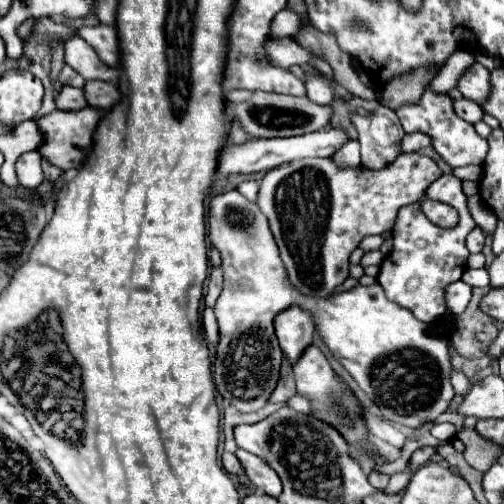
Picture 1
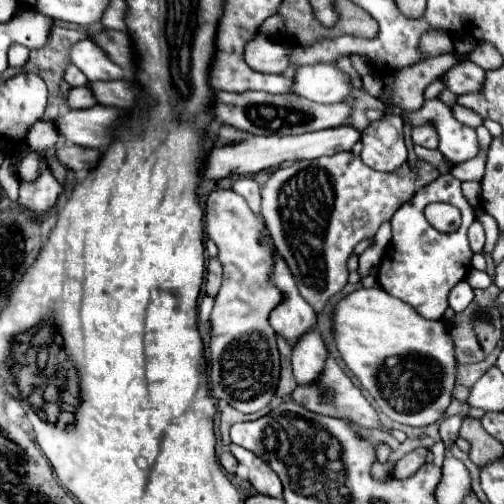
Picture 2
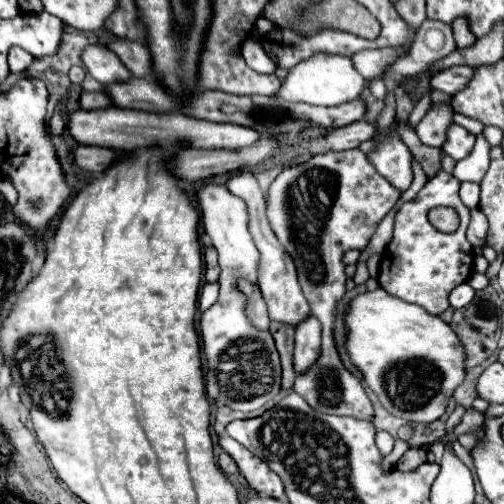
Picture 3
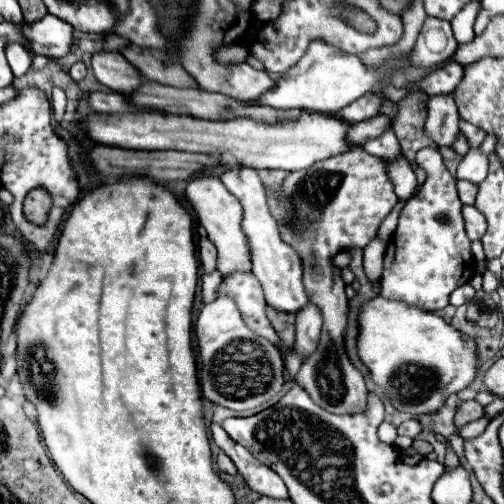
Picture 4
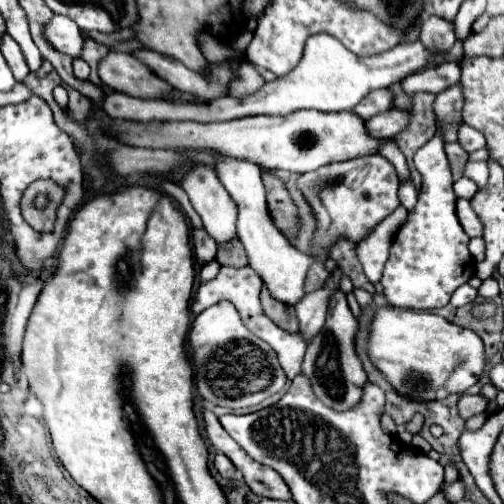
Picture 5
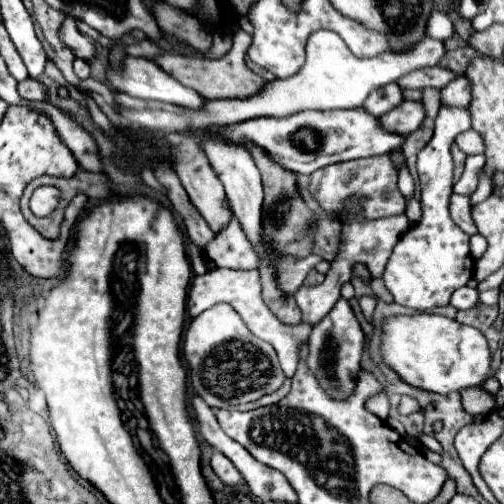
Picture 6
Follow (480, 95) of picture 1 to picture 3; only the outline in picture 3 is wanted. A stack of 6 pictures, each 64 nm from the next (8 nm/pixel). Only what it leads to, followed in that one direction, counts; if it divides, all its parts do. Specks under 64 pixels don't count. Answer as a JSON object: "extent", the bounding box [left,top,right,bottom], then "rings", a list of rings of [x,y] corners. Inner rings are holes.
{"extent":[430,66,474,96],"rings":[[[453,66],[433,75],[430,80],[430,88],[452,96],[454,92],[462,90],[468,84],[472,74],[474,74],[472,66]]]}

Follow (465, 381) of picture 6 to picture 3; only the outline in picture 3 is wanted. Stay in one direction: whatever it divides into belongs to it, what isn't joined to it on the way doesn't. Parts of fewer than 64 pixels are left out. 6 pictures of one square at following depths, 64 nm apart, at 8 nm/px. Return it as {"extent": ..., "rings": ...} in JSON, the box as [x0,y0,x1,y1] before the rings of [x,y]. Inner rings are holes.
{"extent":[346,288,466,422],"rings":[[[382,288],[360,294],[346,314],[348,354],[378,394],[382,406],[408,422],[438,420],[454,390],[466,380],[466,352],[452,328],[424,308],[388,296]]]}

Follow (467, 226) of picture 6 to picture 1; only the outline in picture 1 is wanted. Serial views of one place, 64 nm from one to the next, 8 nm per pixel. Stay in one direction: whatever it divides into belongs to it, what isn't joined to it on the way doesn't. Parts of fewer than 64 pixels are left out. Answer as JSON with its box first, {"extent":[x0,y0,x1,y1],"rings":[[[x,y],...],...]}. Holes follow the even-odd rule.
{"extent":[466,226,484,252],"rings":[[[478,226],[468,234],[466,246],[468,246],[470,252],[482,252],[482,246],[484,246],[484,232],[482,232]]]}

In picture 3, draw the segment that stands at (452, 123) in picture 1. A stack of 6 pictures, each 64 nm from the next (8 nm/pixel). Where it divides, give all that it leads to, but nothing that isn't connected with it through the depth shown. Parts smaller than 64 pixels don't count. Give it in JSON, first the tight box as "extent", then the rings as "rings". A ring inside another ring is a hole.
{"extent":[442,124,476,160],"rings":[[[452,124],[450,130],[448,130],[448,140],[444,142],[442,150],[446,154],[450,154],[454,160],[462,160],[462,158],[466,158],[472,152],[474,140],[476,138],[472,138],[472,134],[468,130],[464,130],[462,126]]]}

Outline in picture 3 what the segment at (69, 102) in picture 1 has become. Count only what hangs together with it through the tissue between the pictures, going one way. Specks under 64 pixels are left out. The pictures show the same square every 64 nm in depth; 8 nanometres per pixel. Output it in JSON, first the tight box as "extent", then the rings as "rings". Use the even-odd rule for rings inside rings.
{"extent":[80,92,112,110],"rings":[[[82,92],[80,104],[84,110],[94,110],[94,108],[112,108],[112,100],[104,92]]]}

